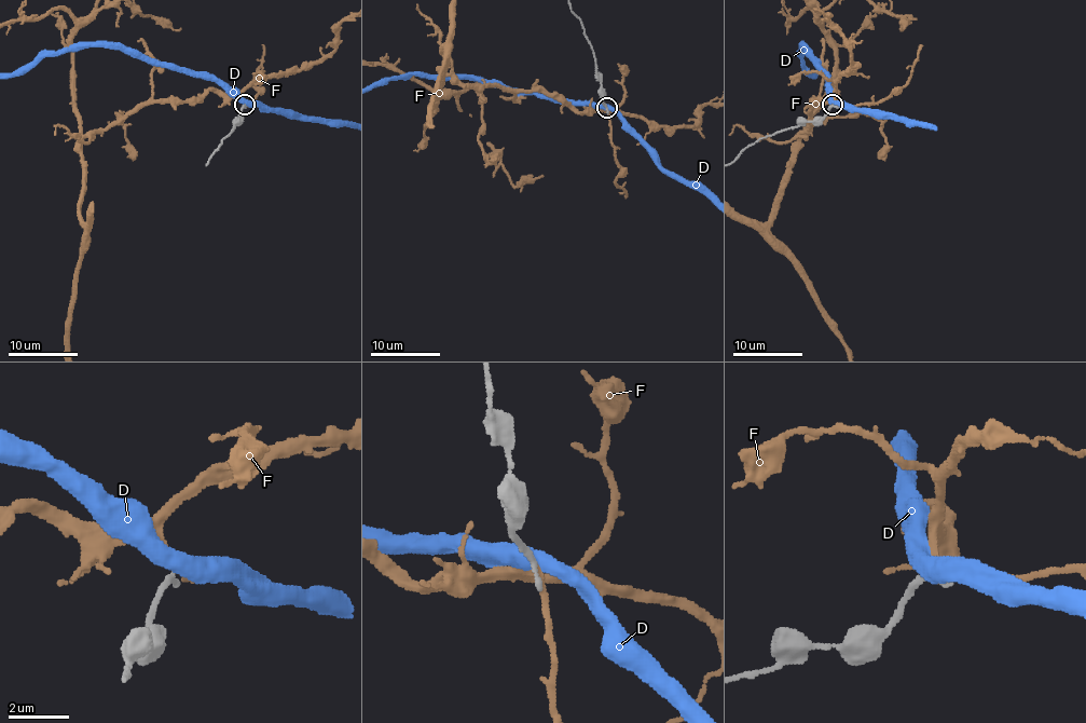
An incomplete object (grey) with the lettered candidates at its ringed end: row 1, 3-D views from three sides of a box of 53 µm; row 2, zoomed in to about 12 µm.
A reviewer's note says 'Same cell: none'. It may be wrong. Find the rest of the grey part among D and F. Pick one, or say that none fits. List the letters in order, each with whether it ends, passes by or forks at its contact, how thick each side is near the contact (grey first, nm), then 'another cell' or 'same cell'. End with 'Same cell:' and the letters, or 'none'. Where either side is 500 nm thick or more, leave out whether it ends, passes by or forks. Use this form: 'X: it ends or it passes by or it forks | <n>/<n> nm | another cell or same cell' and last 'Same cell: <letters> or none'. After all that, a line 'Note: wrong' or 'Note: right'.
D: 240/500 nm | another cell
F: it passes by | 240/200 nm | same cell
Same cell: F
Note: wrong

